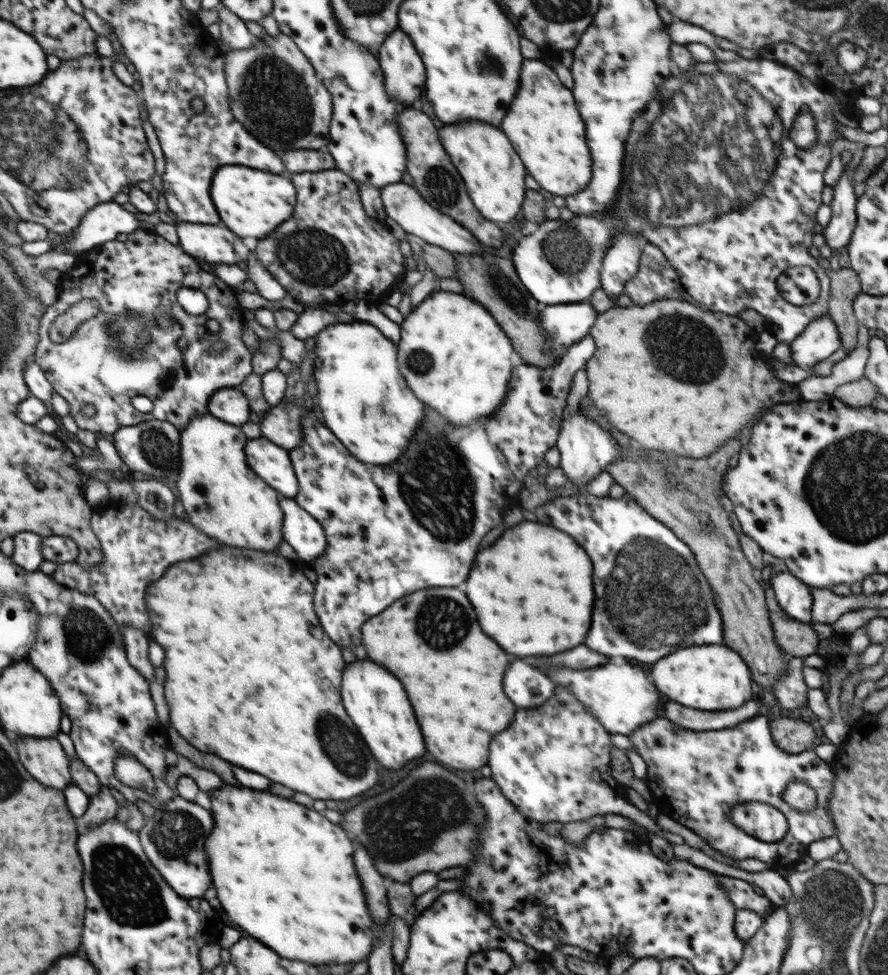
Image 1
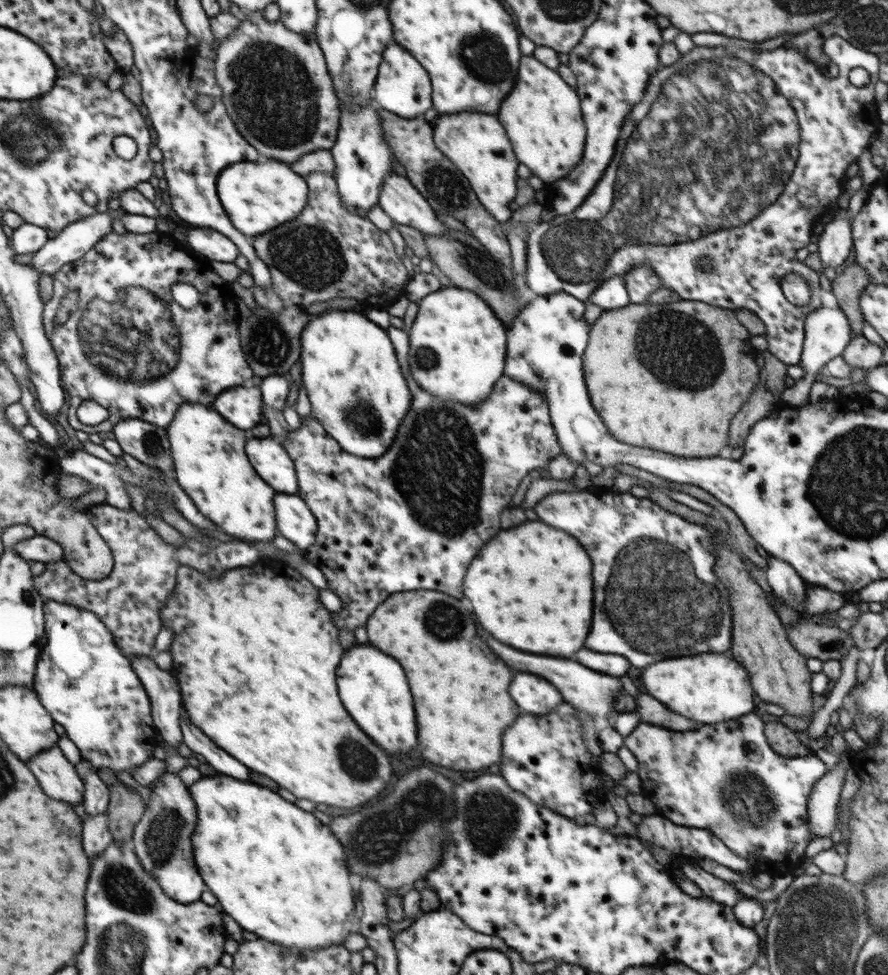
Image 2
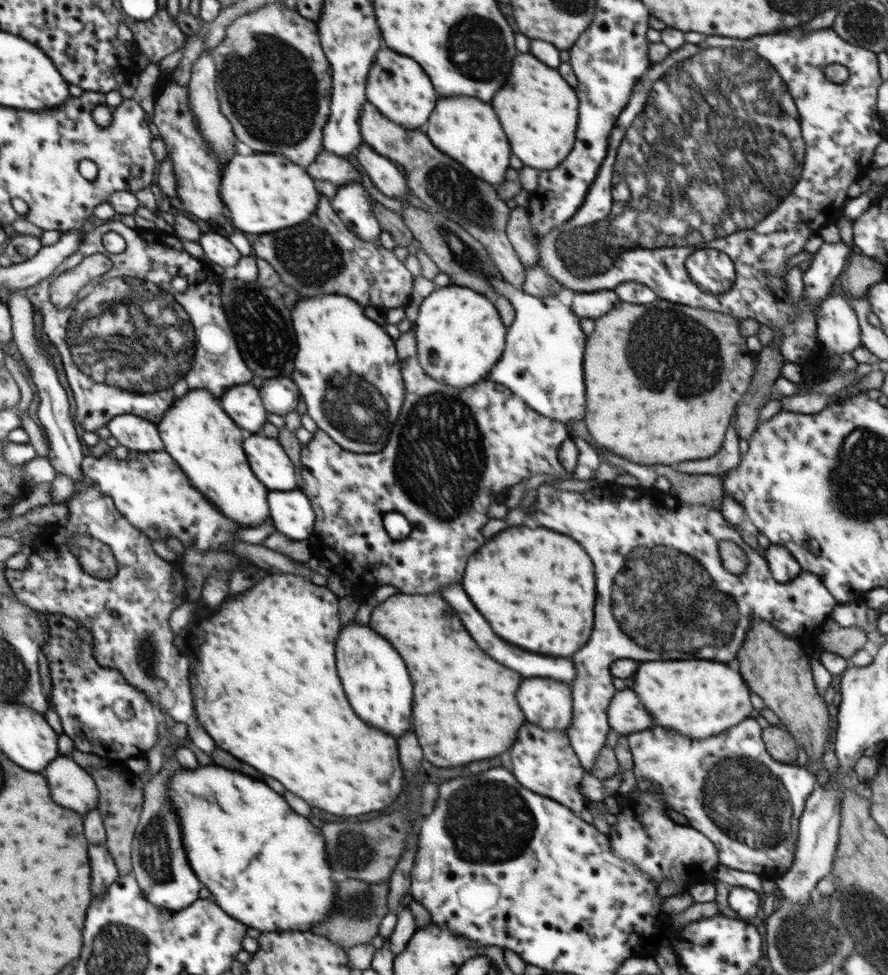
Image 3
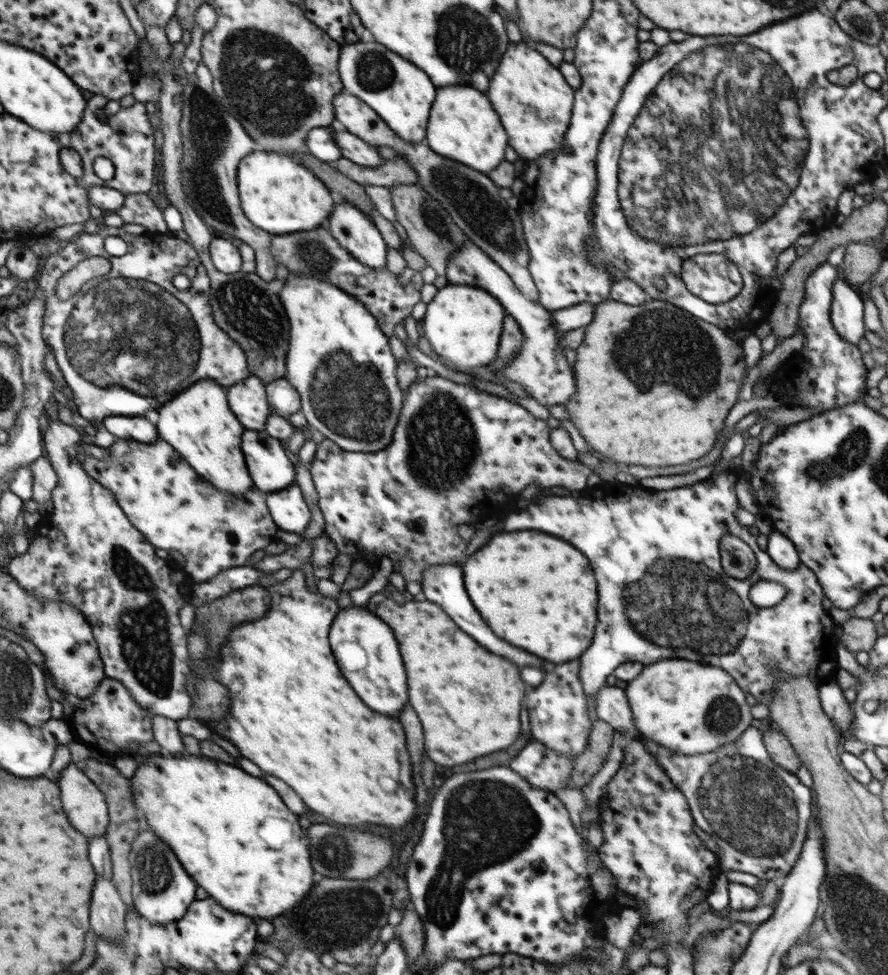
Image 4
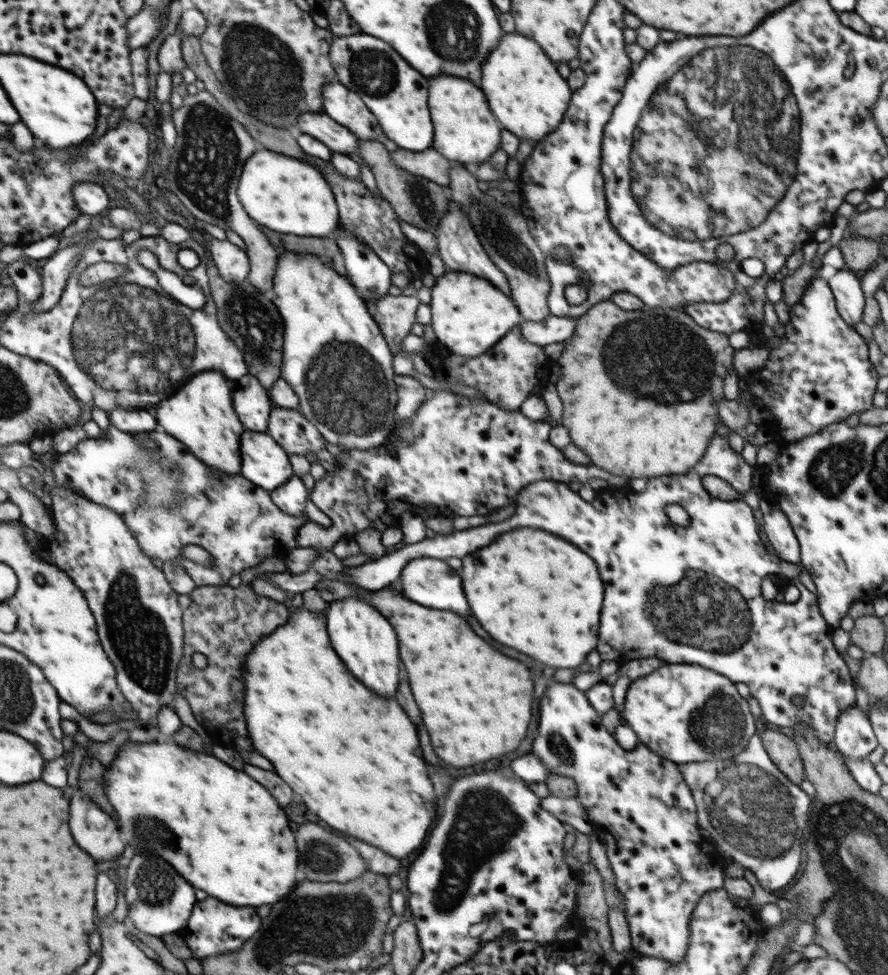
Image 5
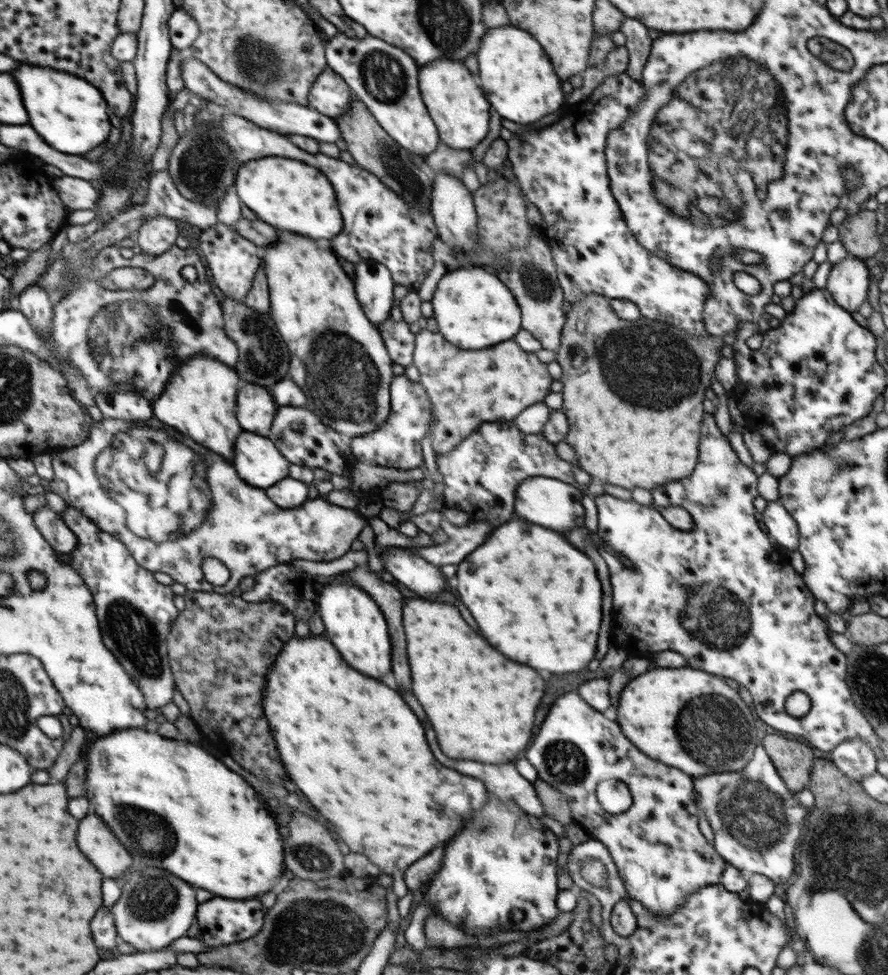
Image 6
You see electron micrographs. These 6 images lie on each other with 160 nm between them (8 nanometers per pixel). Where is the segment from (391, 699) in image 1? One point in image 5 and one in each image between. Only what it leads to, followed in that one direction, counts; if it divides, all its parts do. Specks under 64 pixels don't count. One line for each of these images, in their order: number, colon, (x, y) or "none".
2: (372, 685)
3: (375, 679)
4: (365, 648)
5: (360, 635)

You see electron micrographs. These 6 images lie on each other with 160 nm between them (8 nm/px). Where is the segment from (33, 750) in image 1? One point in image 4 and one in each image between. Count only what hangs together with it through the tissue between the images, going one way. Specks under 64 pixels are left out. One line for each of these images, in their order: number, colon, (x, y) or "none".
2: (58, 775)
3: (73, 787)
4: (84, 800)

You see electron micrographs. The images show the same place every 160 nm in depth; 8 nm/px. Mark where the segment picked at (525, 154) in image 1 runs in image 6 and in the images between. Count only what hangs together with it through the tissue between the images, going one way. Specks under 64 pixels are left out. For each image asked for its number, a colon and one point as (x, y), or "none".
2: (542, 117)
3: (539, 112)
4: (535, 103)
5: (526, 92)
6: (520, 82)

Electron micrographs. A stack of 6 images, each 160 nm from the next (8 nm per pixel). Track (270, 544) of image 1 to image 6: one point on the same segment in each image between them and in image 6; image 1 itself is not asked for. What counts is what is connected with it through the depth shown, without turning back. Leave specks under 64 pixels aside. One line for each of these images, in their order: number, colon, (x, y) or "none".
2: (210, 465)
3: (202, 439)
4: (199, 424)
5: (200, 415)
6: (200, 401)

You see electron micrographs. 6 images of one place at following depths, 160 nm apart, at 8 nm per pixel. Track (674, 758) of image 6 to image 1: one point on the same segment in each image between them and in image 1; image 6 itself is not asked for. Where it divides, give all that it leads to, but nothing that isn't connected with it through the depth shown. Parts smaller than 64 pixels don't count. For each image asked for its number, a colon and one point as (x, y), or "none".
1: (715, 677)
2: (709, 688)
3: (697, 698)
4: (689, 708)
5: (686, 714)

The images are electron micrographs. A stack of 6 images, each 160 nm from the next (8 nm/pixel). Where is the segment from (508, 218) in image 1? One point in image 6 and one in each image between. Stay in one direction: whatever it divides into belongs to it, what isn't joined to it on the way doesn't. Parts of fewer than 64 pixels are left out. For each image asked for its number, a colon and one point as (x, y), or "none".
2: (477, 143)
3: (468, 130)
4: (463, 126)
5: (465, 131)
6: (456, 104)

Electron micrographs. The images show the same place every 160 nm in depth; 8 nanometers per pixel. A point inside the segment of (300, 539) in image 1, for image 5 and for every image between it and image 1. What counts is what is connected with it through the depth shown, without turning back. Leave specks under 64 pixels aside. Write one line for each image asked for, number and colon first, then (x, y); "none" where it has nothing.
2: (295, 521)
3: (291, 513)
4: (288, 509)
5: (291, 497)

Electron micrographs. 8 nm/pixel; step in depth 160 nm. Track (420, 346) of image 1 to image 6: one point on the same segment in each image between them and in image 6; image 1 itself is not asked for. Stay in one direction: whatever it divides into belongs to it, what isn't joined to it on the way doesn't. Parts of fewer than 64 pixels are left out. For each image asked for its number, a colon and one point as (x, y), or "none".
2: (458, 348)
3: (460, 336)
4: (463, 323)
5: (469, 316)
6: (474, 310)

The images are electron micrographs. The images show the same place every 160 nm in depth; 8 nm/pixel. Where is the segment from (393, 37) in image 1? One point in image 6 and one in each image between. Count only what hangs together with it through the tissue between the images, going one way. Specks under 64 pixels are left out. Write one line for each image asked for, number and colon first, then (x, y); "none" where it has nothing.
2: (402, 86)
3: (396, 86)
4: (402, 95)
5: (397, 94)
6: (384, 77)

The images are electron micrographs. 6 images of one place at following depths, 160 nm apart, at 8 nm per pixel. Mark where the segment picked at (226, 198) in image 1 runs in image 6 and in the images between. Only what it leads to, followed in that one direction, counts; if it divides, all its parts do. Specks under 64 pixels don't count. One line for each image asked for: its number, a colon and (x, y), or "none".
2: (258, 197)
3: (264, 193)
4: (278, 195)
5: (290, 197)
6: (284, 192)

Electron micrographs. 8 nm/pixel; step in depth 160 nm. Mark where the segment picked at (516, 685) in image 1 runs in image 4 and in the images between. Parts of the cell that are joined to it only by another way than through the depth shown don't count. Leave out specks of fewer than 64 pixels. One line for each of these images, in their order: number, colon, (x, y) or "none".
2: (534, 695)
3: (547, 703)
4: (559, 718)

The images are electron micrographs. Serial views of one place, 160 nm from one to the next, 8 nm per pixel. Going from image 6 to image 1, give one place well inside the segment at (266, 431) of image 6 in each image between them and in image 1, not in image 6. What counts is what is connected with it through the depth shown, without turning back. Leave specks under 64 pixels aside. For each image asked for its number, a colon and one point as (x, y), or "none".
1: (230, 405)
2: (242, 406)
3: (243, 404)
4: (247, 399)
5: (252, 402)

